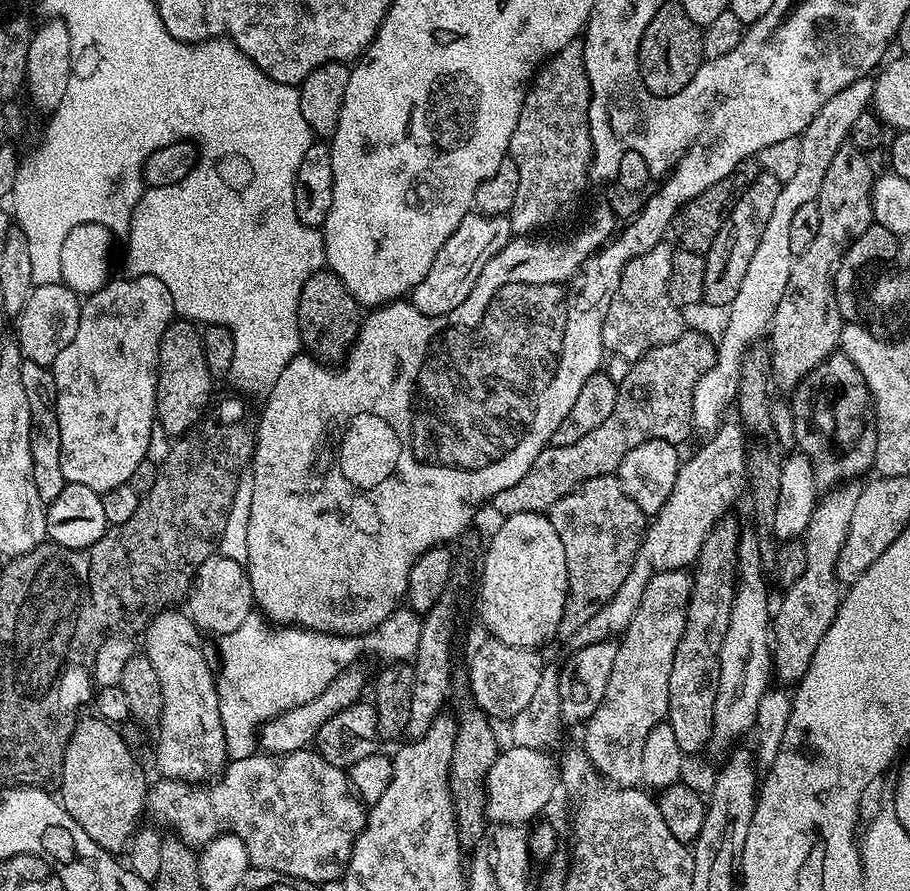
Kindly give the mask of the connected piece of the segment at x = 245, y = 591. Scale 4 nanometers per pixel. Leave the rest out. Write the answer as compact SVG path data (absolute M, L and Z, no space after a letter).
M221 555L213 556L198 566L194 573L196 576L188 596L186 613L203 633L210 632L217 637L234 633L242 626L255 605L255 596L247 571L237 559Z

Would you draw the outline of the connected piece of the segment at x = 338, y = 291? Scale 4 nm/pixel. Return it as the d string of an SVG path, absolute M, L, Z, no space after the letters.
M327 270L316 272L313 276L311 273L305 279L296 304L296 322L303 347L325 366L343 361L355 341L358 328L355 323L352 325L340 316L352 316L356 311L357 305L336 276Z

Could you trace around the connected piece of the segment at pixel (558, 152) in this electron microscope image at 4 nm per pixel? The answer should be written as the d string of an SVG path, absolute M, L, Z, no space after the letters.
M576 42L565 43L559 52L551 53L531 77L520 104L516 129L508 142L508 156L518 170L518 190L510 213L512 231L516 234L536 234L539 228L562 219L590 184L592 139L588 129L588 103L592 91L584 73L584 49L579 43L572 43Z

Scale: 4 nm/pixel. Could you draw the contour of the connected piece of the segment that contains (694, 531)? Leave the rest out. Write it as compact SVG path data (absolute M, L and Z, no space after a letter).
M696 451L681 463L674 490L670 490L670 496L662 506L660 512L655 513L656 520L647 525L646 531L641 539L640 547L636 549L636 559L632 561L632 567L626 574L622 586L610 598L608 604L603 604L578 630L570 637L570 644L573 649L585 648L594 642L602 640L612 640L619 637L630 626L638 606L642 602L642 594L646 594L646 586L652 580L654 573L675 572L685 569L687 566L695 565L699 555L702 541L700 540L700 500L704 500L704 480L708 480L708 460L704 456L699 456Z

